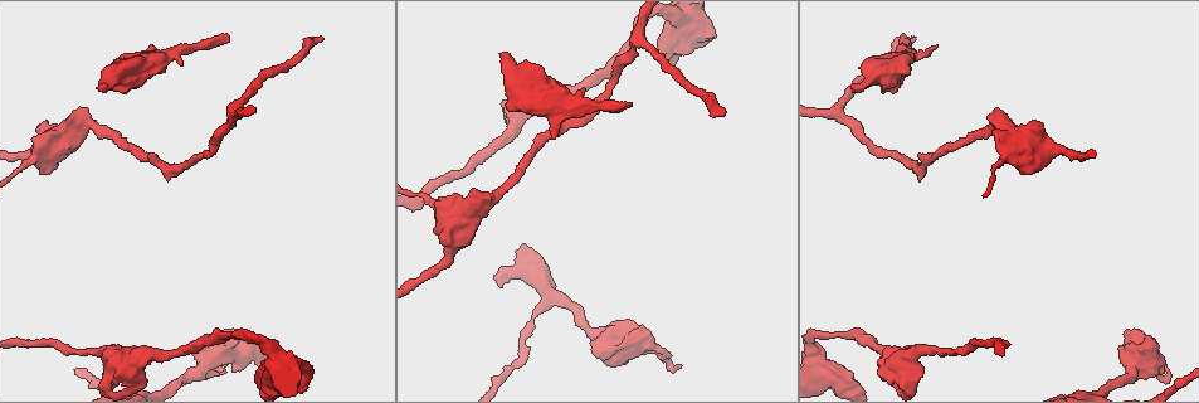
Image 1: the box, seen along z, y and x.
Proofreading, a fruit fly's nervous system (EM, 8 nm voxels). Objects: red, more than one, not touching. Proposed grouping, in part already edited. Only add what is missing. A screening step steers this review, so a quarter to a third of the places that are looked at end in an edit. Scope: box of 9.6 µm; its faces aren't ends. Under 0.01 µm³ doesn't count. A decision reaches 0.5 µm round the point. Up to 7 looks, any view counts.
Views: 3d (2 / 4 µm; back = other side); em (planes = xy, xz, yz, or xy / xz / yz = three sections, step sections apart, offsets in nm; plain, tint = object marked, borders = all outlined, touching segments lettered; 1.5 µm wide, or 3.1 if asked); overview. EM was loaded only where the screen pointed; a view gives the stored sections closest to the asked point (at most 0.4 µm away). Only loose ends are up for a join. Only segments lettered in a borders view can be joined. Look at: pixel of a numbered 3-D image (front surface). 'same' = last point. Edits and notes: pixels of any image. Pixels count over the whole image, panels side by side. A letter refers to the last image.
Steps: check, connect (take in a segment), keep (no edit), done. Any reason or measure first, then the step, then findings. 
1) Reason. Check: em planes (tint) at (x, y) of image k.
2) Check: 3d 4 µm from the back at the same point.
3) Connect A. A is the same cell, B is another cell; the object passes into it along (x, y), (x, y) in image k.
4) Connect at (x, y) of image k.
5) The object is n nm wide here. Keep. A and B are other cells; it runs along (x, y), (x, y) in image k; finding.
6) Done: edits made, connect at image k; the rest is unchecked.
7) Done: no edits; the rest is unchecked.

Tapers out. Check: 3d 2 µm at (678, 365) of image 1.

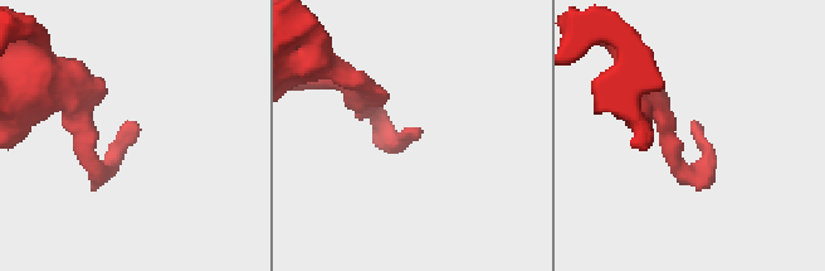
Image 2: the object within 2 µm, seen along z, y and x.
Check: em planes (plain) at (131, 124) of image 2.

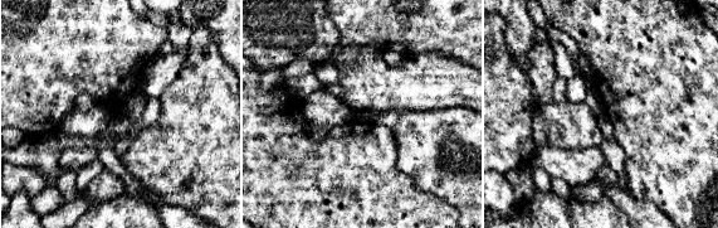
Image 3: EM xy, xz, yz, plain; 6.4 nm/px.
See the neighbours. Check: em planes (borders) at the same point.

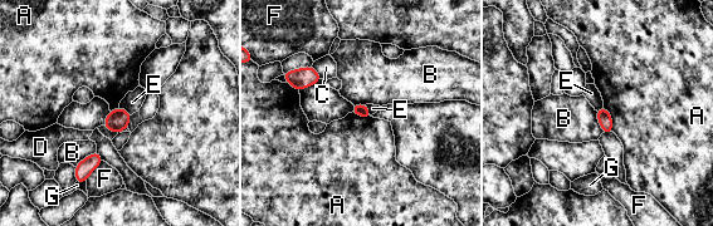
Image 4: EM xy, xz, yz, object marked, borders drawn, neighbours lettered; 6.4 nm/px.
The object is 80 nm wide here. Keep. A, B, C, D, E, F and G are other cells; a border runs along (604, 107), (610, 113), (614, 132) in image 4; none of them fits.

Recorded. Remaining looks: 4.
Branch stops here. Check: 3d 2 µm at (99, 88) of image 1.

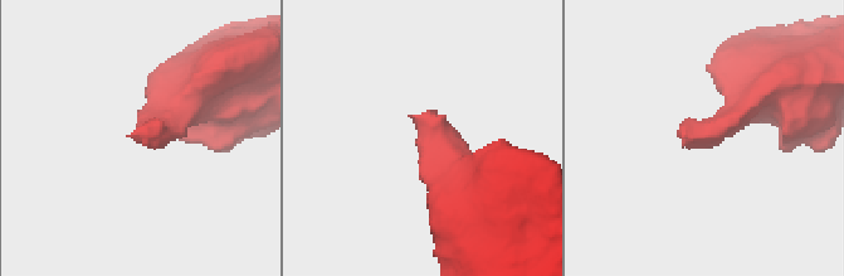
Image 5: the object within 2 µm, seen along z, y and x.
Shape alone is not enough. Check: em planes (tint) at (133, 134) of image 5.

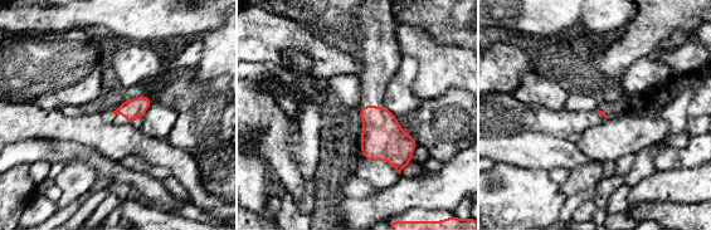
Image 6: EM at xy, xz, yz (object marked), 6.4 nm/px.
What lies round it. Check: em planes (borders) at the same point.

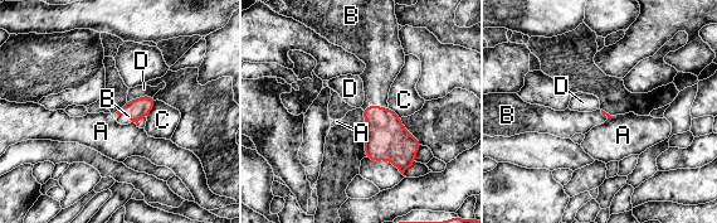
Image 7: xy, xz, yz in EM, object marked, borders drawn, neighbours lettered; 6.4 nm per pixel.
Connect B. B is the same cell, A, C and D are other cells; the cell continues.

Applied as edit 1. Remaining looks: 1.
Done: edits made, connect at image 7; the rest is unchecked.

